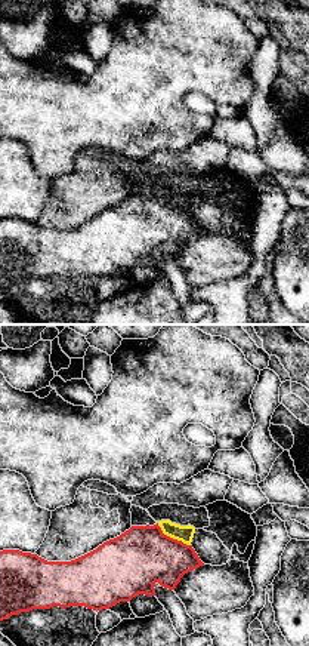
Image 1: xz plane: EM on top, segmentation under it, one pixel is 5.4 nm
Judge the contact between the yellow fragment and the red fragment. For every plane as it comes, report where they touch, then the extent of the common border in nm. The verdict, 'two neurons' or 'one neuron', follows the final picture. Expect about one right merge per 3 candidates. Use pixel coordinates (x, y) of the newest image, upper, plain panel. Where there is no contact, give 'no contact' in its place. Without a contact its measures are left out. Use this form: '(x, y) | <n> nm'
(172, 205) | 220 nm

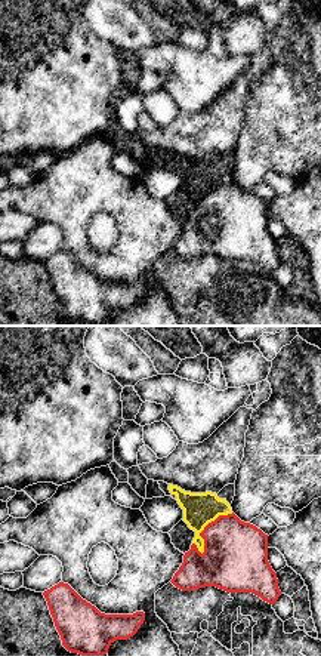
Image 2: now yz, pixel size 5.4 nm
(204, 194) | 280 nm

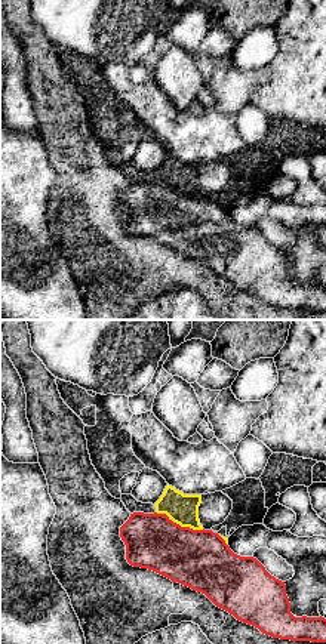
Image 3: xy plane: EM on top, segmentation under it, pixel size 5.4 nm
(180, 193) | 280 nm

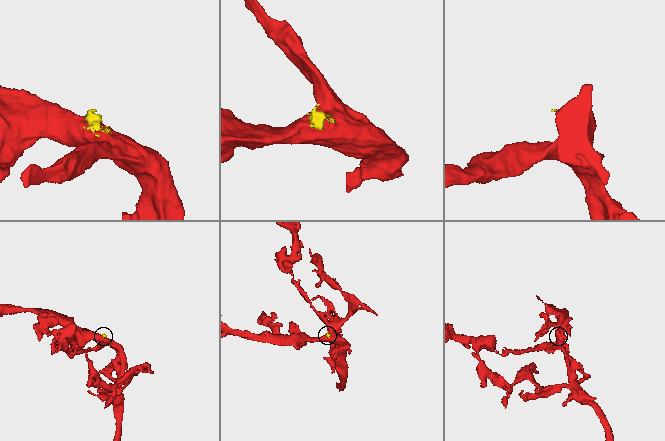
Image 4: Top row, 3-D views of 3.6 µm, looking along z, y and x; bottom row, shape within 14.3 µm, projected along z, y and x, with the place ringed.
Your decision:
two neurons

